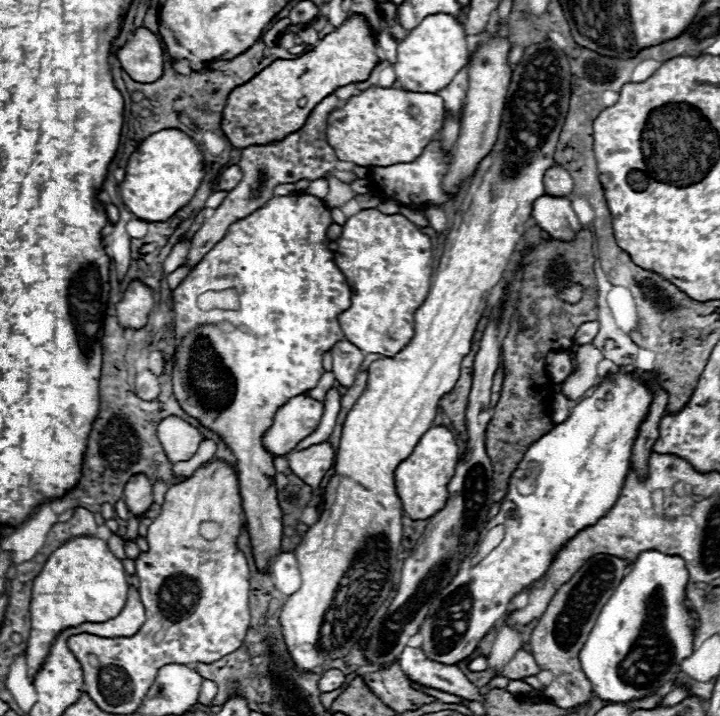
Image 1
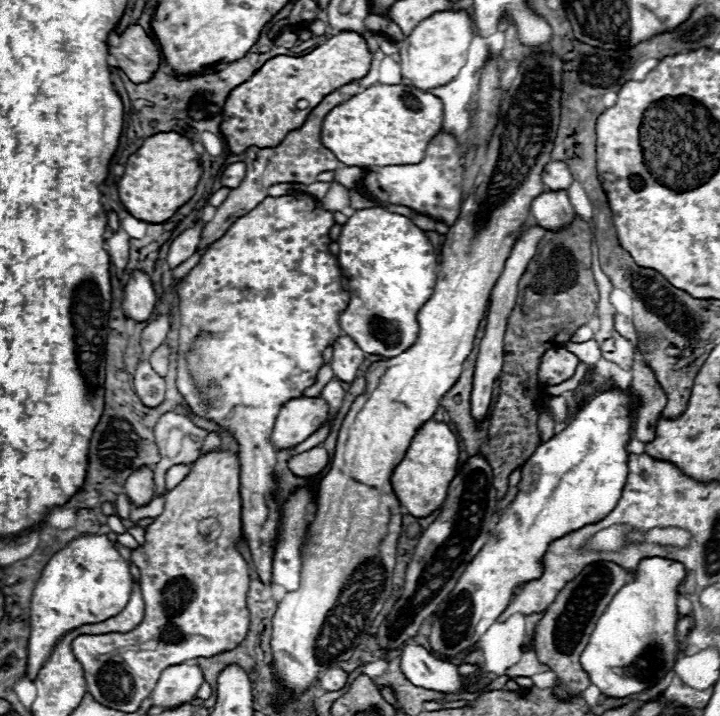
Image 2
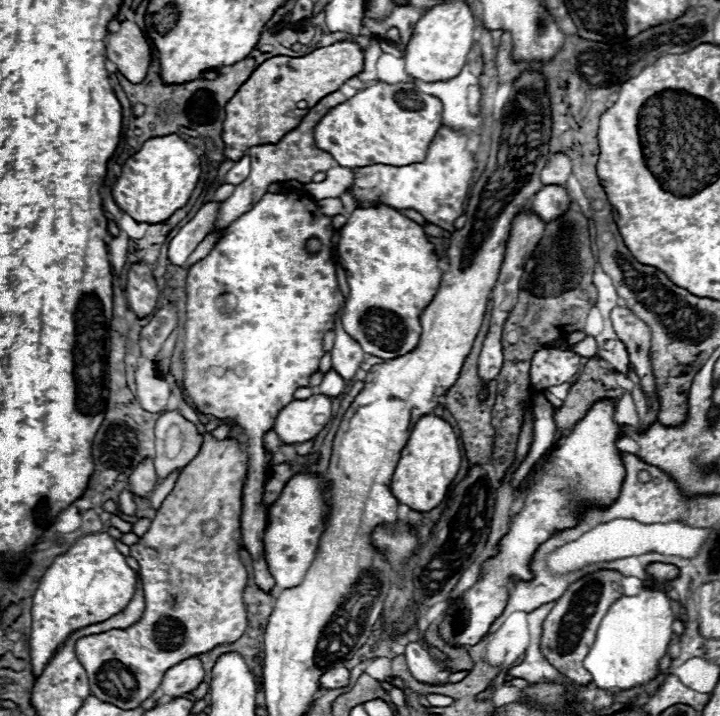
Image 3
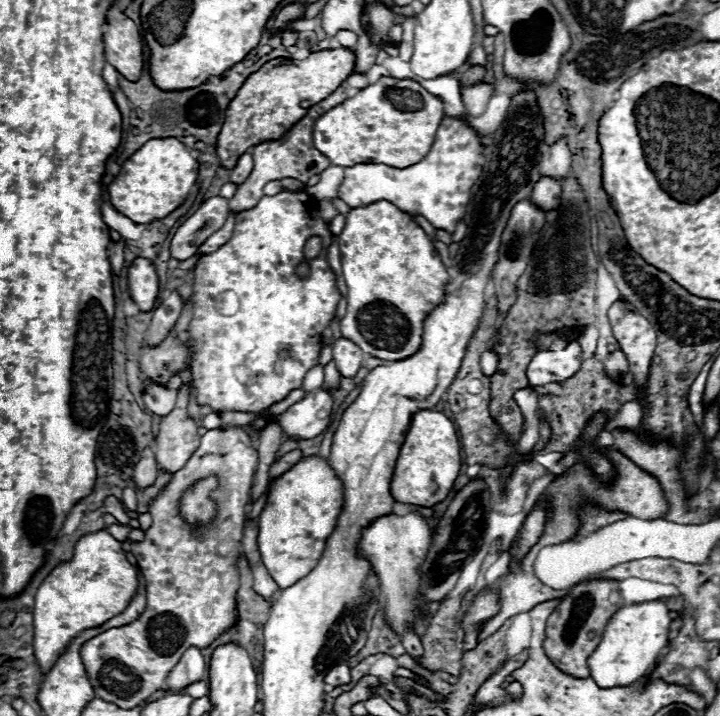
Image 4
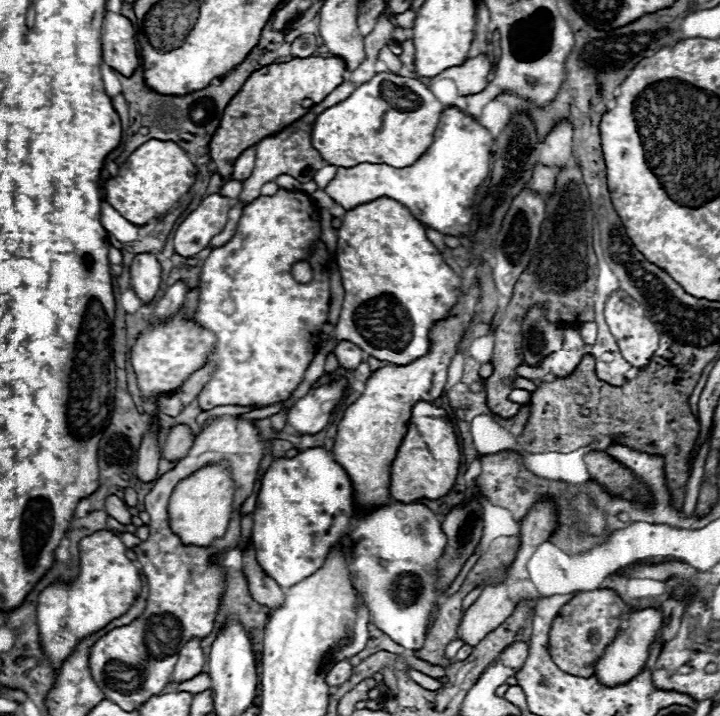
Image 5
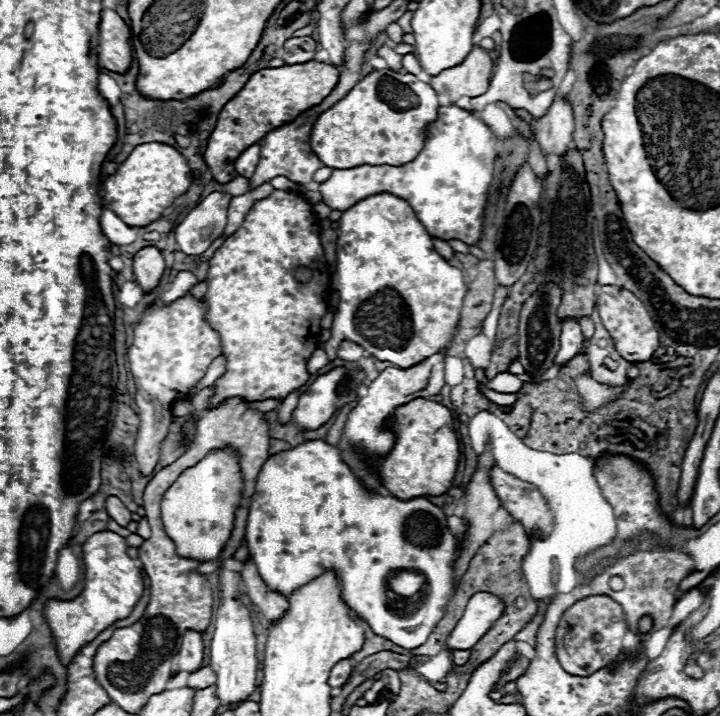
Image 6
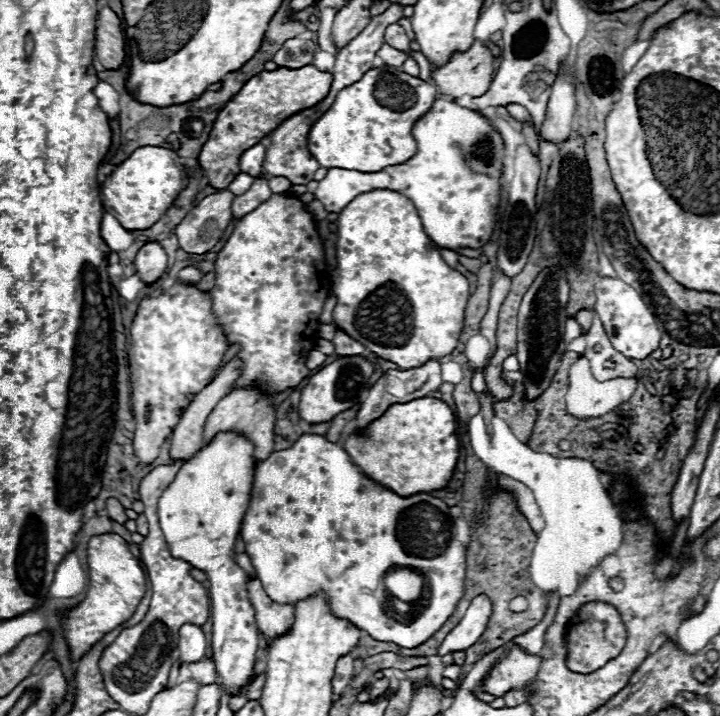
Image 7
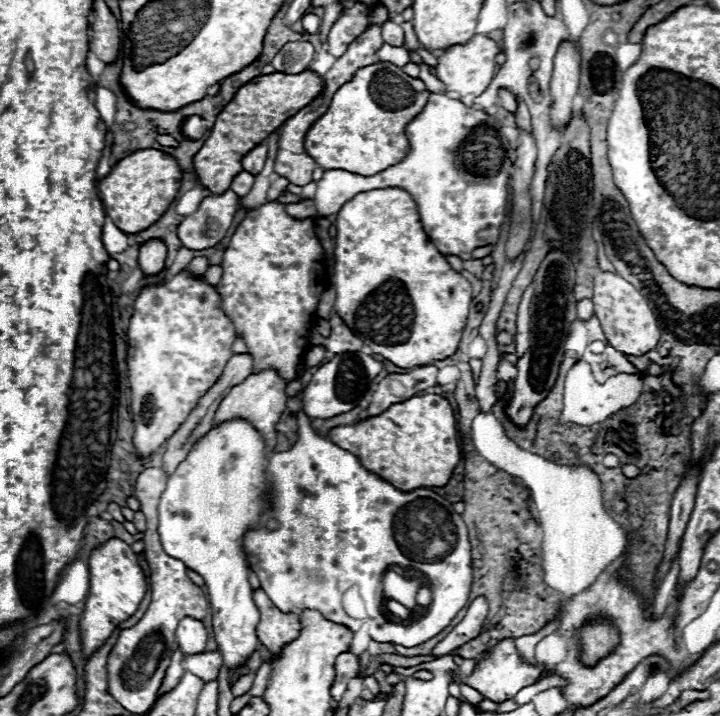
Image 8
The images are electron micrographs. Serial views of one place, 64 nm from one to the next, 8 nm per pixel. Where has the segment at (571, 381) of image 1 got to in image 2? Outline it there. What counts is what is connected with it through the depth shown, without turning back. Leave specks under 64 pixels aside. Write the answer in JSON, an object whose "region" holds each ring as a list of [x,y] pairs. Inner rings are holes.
{"region":[[[588,340],[588,342],[582,342],[582,344],[576,344],[576,342],[568,342],[564,346],[566,350],[570,350],[572,354],[576,354],[576,358],[584,364],[584,366],[596,366],[596,362],[602,358],[602,352],[596,344],[596,340]]]}

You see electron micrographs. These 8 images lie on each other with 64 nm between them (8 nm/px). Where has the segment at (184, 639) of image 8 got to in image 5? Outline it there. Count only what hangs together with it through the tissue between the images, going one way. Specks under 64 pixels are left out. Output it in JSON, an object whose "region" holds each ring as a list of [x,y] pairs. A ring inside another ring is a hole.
{"region":[[[190,640],[178,656],[178,662],[174,666],[174,672],[170,676],[170,682],[184,682],[194,676],[198,676],[204,670],[206,658],[200,648],[200,640]]]}

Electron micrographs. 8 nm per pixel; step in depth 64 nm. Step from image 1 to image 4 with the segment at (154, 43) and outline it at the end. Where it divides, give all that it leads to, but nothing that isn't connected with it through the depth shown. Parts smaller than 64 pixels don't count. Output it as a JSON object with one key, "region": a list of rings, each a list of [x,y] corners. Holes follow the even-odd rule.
{"region":[[[130,18],[112,20],[104,26],[104,56],[126,80],[136,82],[146,64],[138,26]]]}

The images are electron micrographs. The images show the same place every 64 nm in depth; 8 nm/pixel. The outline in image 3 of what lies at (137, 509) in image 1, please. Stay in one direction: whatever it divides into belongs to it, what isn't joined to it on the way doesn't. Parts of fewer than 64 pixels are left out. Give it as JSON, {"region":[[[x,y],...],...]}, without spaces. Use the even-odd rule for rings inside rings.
{"region":[[[142,460],[128,478],[128,488],[136,498],[148,498],[156,488],[156,470],[152,460]]]}

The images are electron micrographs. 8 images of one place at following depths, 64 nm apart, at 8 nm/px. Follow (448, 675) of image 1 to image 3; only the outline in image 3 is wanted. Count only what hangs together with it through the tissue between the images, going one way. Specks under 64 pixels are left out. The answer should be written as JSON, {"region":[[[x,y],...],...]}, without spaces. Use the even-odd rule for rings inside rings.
{"region":[[[410,642],[406,646],[406,666],[414,680],[424,684],[448,684],[446,680],[438,680],[438,672],[448,672],[440,662],[436,662],[418,642]]]}

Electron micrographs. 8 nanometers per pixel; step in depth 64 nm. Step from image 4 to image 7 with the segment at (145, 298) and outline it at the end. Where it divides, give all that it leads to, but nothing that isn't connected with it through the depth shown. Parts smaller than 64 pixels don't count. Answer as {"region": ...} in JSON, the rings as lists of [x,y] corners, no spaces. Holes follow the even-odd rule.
{"region":[[[158,242],[144,244],[134,258],[136,274],[144,284],[154,284],[166,272],[166,252]]]}

